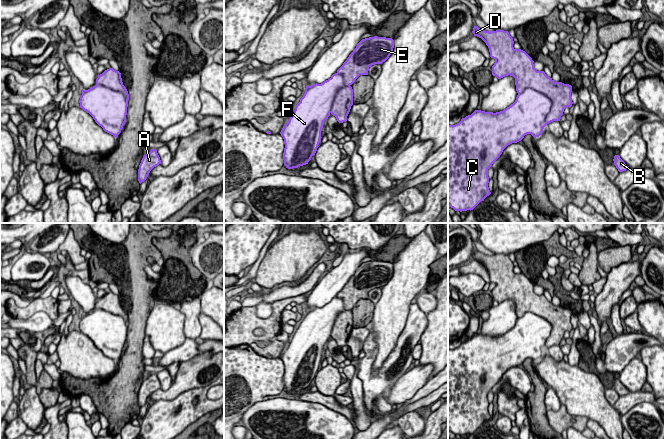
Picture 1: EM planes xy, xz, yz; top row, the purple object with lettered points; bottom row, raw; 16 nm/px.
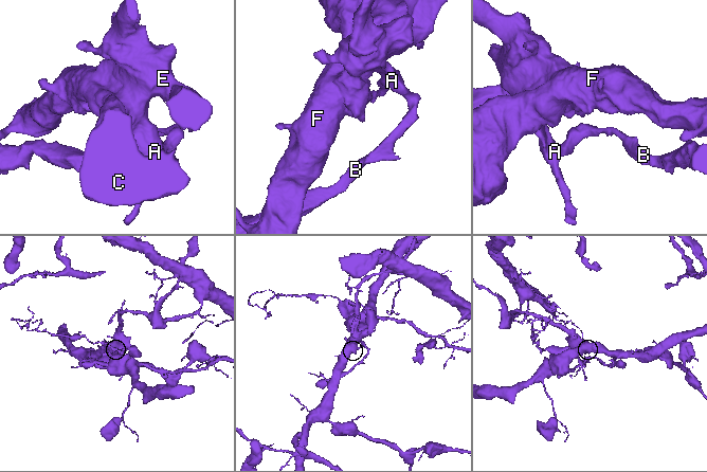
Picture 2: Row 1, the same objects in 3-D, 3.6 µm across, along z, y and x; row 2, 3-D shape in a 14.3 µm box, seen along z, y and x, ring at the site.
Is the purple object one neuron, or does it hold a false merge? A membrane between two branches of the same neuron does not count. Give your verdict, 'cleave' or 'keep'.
cleave

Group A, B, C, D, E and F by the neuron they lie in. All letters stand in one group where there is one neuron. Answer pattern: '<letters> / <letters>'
A B D E / C F

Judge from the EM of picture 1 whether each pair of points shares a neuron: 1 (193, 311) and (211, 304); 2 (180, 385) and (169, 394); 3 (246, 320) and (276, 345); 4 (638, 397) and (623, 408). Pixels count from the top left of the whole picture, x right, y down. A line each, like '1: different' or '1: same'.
1: different
2: same
3: different
4: same

